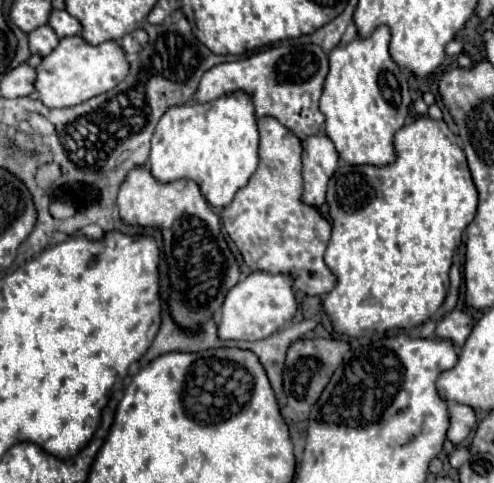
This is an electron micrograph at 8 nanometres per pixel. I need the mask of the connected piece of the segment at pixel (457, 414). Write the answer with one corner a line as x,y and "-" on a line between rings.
450,401
448,403
448,411
450,411
448,439
454,445
458,445
478,425
478,417
476,417
476,411
470,405
462,405
462,403
456,403
456,401

